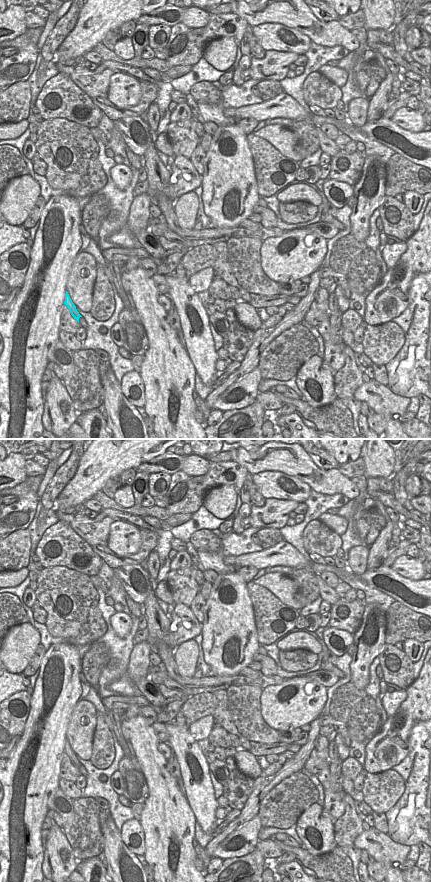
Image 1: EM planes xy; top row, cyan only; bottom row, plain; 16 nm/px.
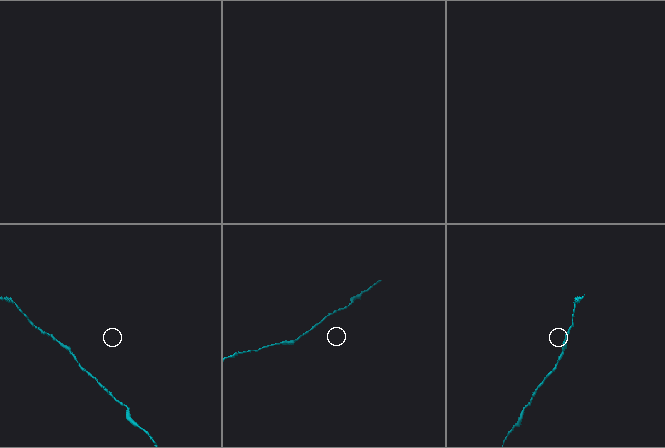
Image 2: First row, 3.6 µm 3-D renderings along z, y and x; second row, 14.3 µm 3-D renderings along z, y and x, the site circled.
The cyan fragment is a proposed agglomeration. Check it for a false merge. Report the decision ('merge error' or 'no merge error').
no merge error

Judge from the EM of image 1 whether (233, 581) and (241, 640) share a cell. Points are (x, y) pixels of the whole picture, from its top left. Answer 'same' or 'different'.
same

